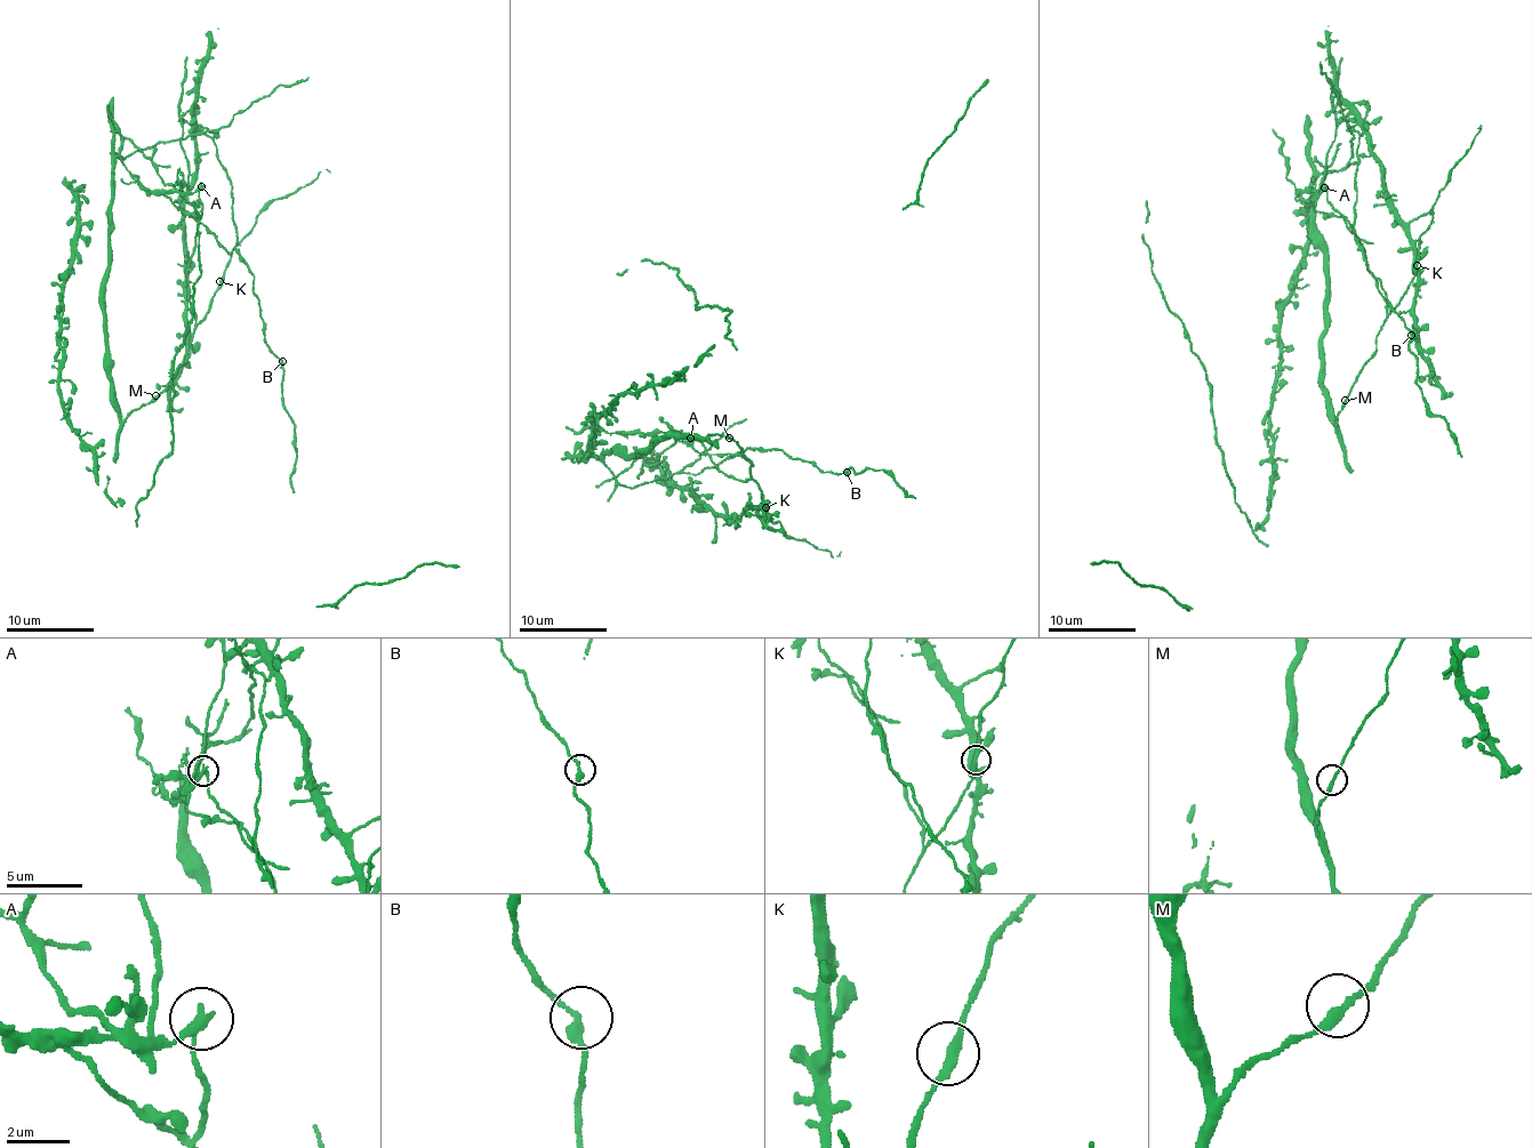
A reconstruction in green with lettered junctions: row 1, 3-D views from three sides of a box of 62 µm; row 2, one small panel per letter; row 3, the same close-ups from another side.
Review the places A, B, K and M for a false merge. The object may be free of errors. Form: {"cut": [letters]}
{"cut": ["A"]}

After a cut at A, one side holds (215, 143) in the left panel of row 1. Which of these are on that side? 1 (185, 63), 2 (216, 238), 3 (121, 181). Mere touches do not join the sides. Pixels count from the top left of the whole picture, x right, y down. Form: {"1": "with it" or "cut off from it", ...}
{"1": "cut off from it", "2": "cut off from it", "3": "cut off from it"}

